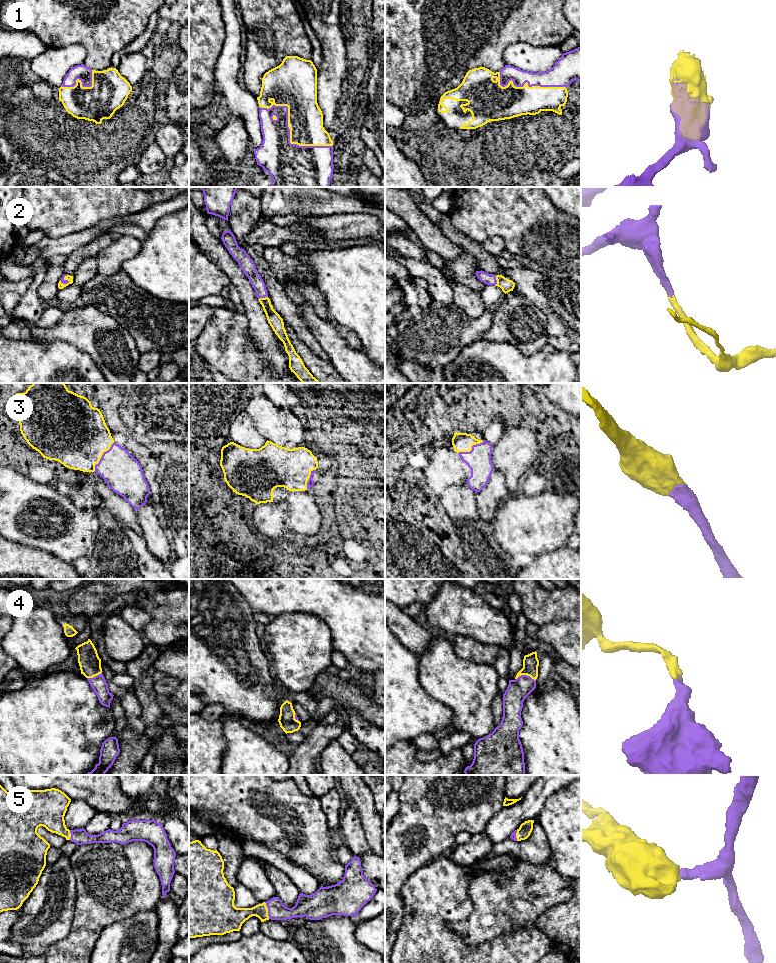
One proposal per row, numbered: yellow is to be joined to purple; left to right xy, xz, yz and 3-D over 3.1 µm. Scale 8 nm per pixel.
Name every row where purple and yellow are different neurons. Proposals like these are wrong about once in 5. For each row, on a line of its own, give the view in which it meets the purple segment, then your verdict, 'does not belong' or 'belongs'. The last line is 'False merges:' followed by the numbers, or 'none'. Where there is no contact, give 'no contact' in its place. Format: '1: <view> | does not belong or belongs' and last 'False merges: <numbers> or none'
1: xz | belongs
2: yz | belongs
3: xy | belongs
4: yz | belongs
5: xz | belongs
False merges: none

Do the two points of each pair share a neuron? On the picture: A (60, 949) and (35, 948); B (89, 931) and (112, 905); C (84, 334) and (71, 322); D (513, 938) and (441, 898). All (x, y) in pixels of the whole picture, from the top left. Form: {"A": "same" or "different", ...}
{"A": "different", "B": "same", "C": "same", "D": "same"}

